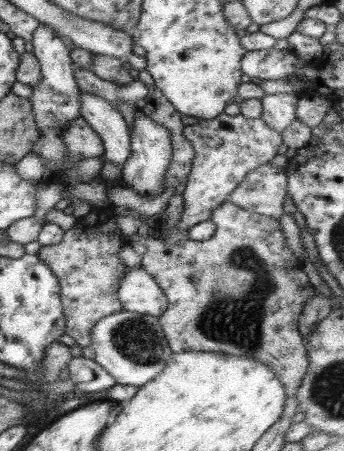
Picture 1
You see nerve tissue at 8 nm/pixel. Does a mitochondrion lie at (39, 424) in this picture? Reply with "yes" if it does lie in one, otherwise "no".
no

